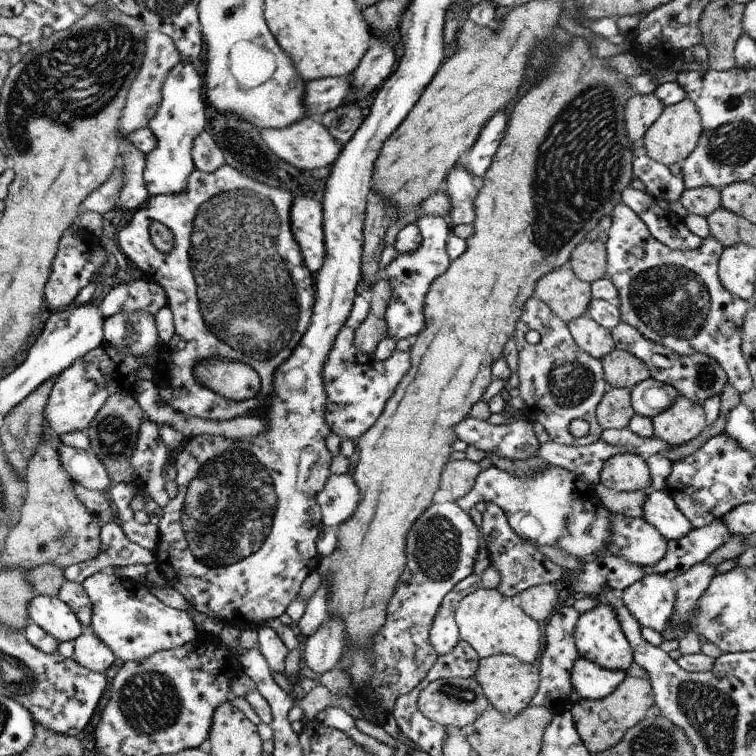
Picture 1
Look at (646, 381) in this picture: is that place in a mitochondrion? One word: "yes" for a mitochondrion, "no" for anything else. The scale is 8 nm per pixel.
no

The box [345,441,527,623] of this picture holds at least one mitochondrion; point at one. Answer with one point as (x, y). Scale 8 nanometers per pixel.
(435, 544)

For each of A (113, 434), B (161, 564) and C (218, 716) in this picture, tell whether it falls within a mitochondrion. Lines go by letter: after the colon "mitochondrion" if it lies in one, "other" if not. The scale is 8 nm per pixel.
A: mitochondrion
B: other
C: other

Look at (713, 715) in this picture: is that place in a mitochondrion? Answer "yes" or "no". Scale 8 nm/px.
yes

